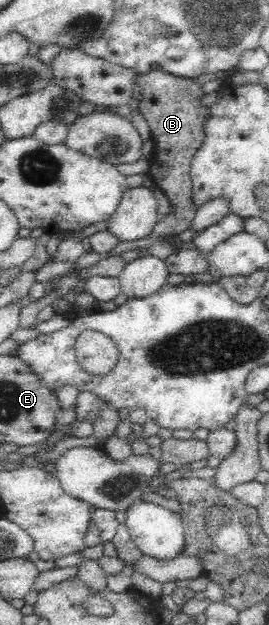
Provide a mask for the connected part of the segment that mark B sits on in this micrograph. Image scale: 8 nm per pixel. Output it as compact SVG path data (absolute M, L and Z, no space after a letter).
M151 70L145 74L138 75L136 81L140 89L140 102L138 110L143 115L149 128L151 129L151 140L156 145L153 156L149 159L150 171L148 176L154 183L155 188L160 188L169 198L173 208L165 218L159 217L158 221L151 231L151 235L143 237L137 241L120 241L111 251L105 253L83 252L79 257L76 270L69 271L63 275L59 284L56 286L56 296L44 296L38 300L32 301L27 306L23 306L19 313L19 326L29 328L36 322L36 317L40 310L47 305L52 305L56 299L62 298L79 283L82 270L91 269L107 257L115 257L123 251L137 249L137 247L149 247L156 243L159 237L169 234L179 234L190 227L192 219L195 218L197 208L193 206L191 200L191 191L193 191L193 182L191 182L191 163L195 153L201 149L205 141L205 129L203 129L204 119L208 116L209 108L207 105L200 104L203 93L203 83L195 82L193 77L179 77L165 70Z

